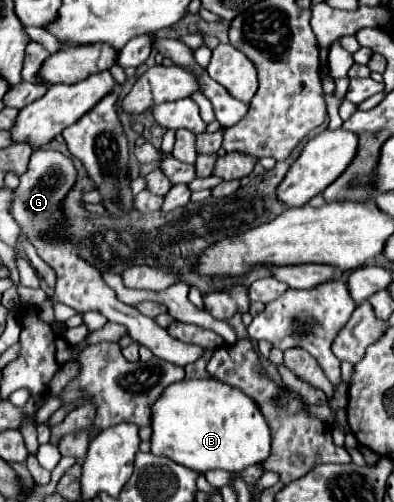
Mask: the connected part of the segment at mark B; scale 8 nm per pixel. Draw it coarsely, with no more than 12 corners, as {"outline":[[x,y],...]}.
{"outline":[[215,378],[153,404],[151,452],[195,472],[271,454],[257,404]]}

